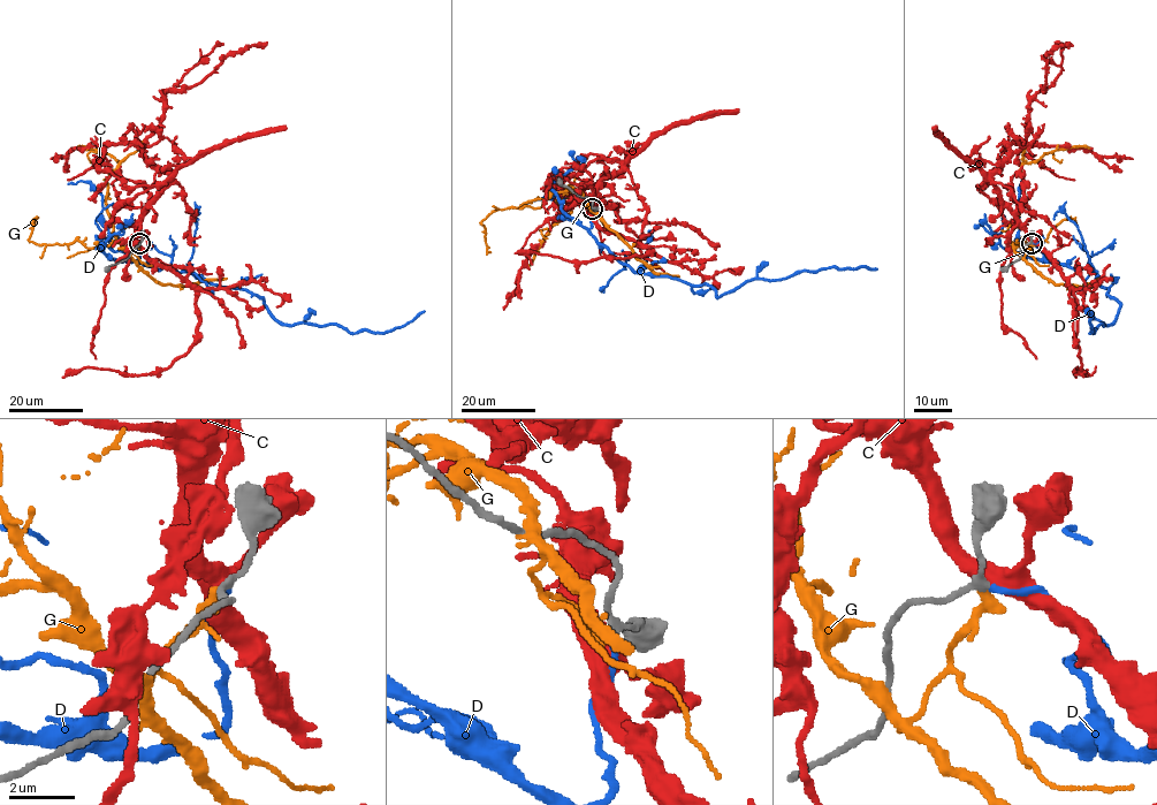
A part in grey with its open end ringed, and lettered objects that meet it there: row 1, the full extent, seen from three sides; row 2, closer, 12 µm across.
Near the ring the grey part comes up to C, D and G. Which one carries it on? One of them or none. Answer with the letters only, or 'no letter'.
D

